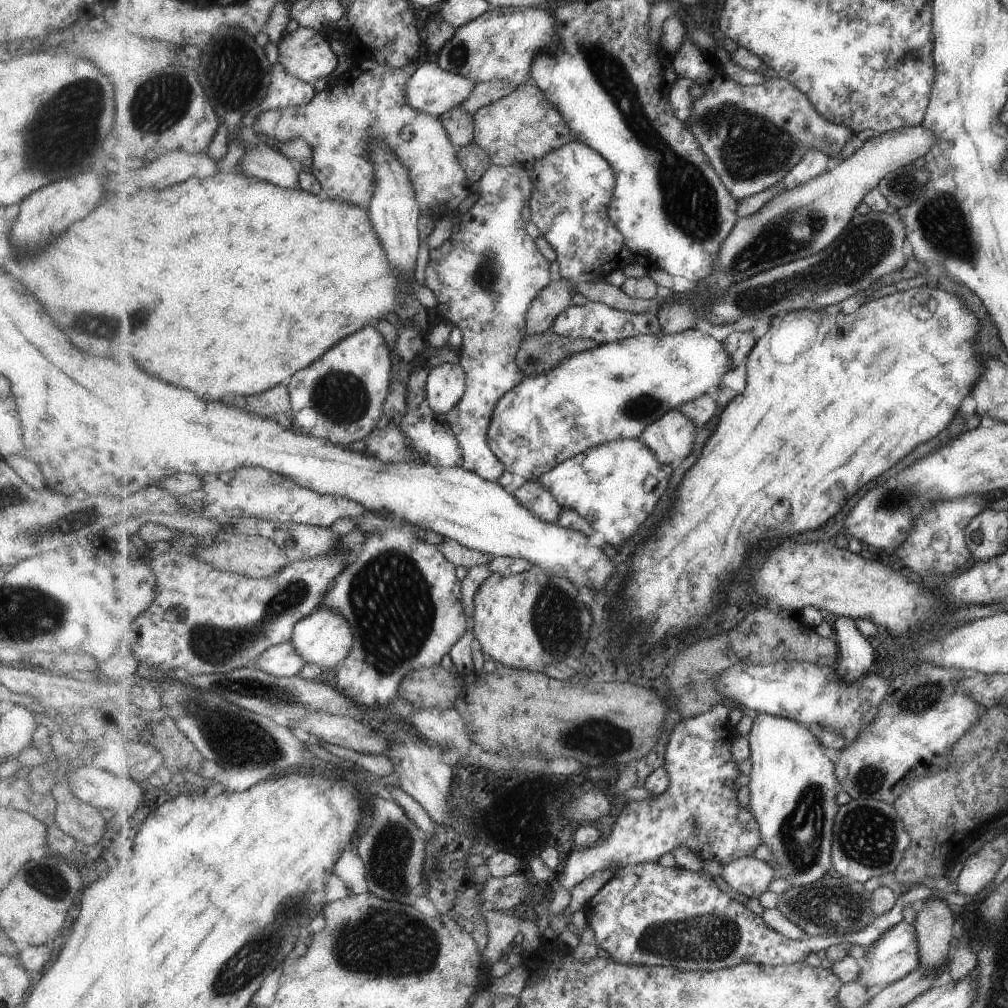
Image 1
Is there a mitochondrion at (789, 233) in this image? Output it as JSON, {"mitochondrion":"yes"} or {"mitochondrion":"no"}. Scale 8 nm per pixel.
{"mitochondrion":"yes"}

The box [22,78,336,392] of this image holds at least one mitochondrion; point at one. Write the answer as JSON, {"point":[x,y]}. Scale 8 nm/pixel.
{"point":[74,117]}

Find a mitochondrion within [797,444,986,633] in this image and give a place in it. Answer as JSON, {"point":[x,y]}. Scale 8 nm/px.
{"point":[897,499]}

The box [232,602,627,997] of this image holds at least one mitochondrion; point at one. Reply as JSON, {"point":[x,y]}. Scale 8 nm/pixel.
{"point":[363,945]}

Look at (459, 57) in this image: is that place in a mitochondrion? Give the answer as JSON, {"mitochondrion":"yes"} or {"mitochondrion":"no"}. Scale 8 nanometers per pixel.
{"mitochondrion":"yes"}

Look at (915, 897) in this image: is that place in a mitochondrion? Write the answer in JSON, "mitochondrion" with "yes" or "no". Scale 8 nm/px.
{"mitochondrion":"no"}

